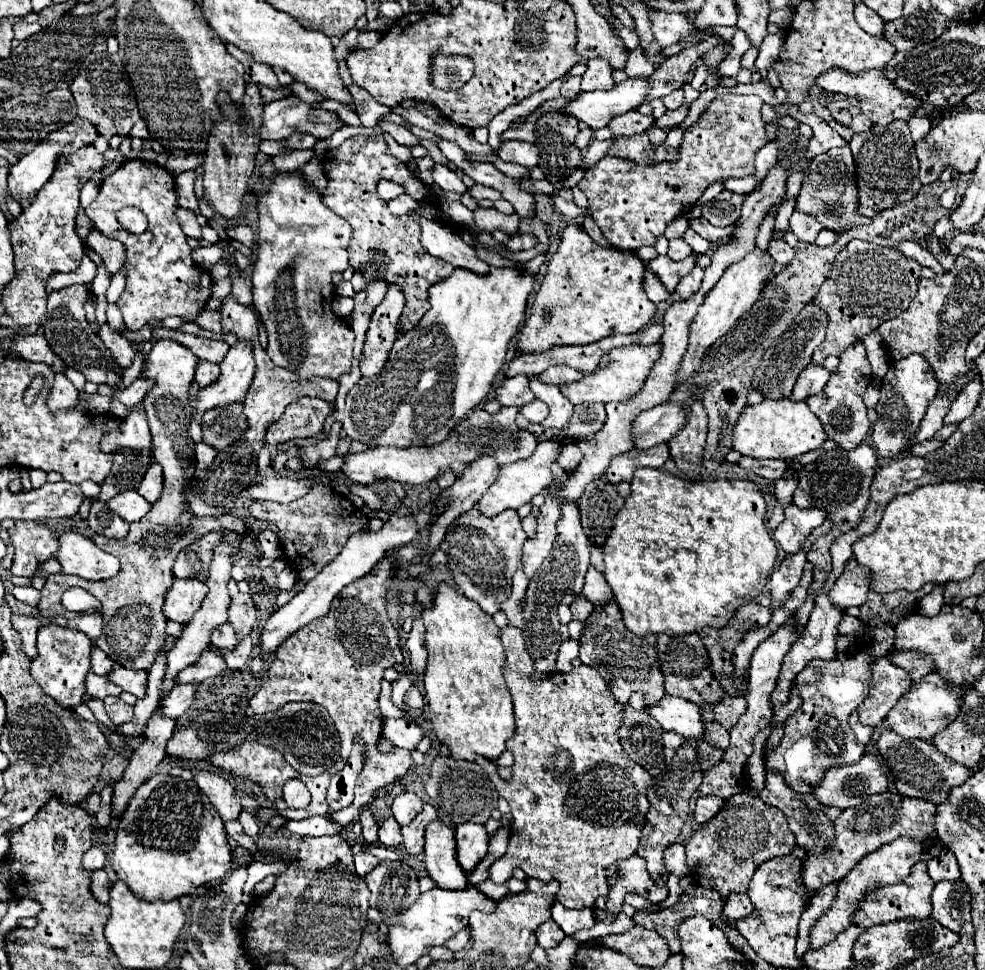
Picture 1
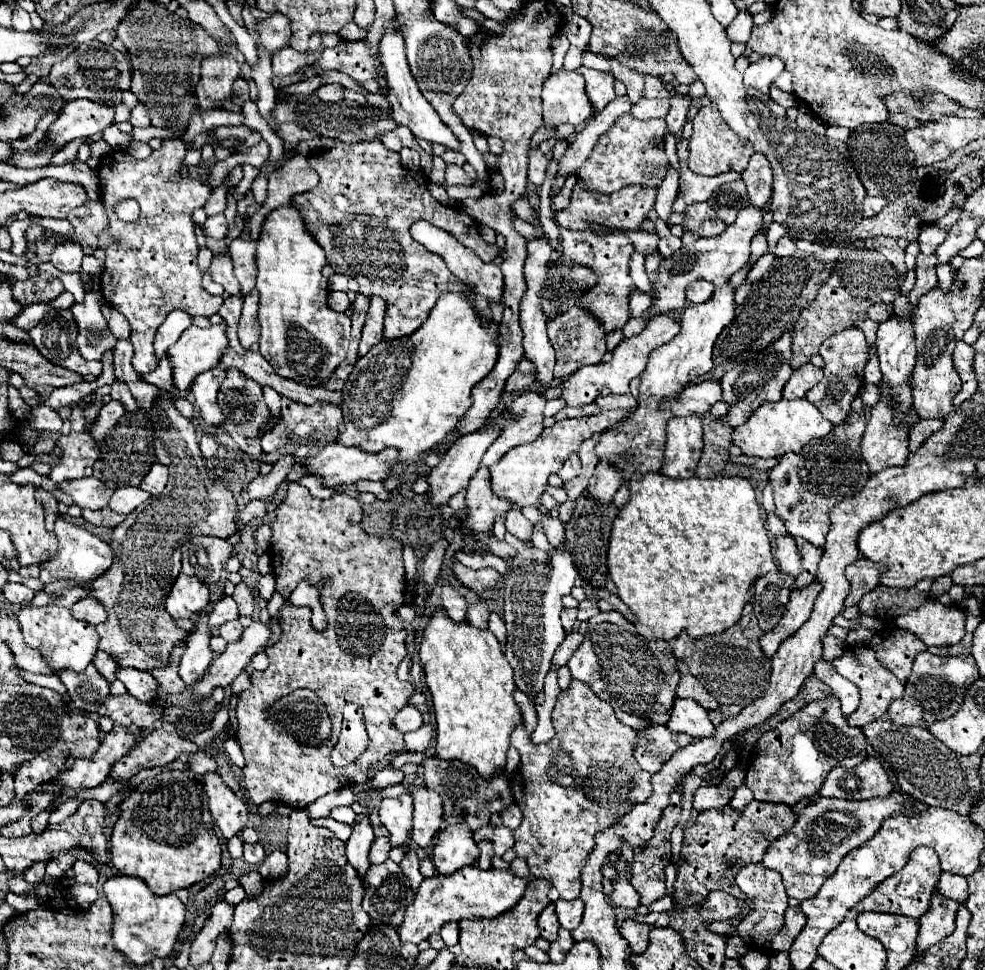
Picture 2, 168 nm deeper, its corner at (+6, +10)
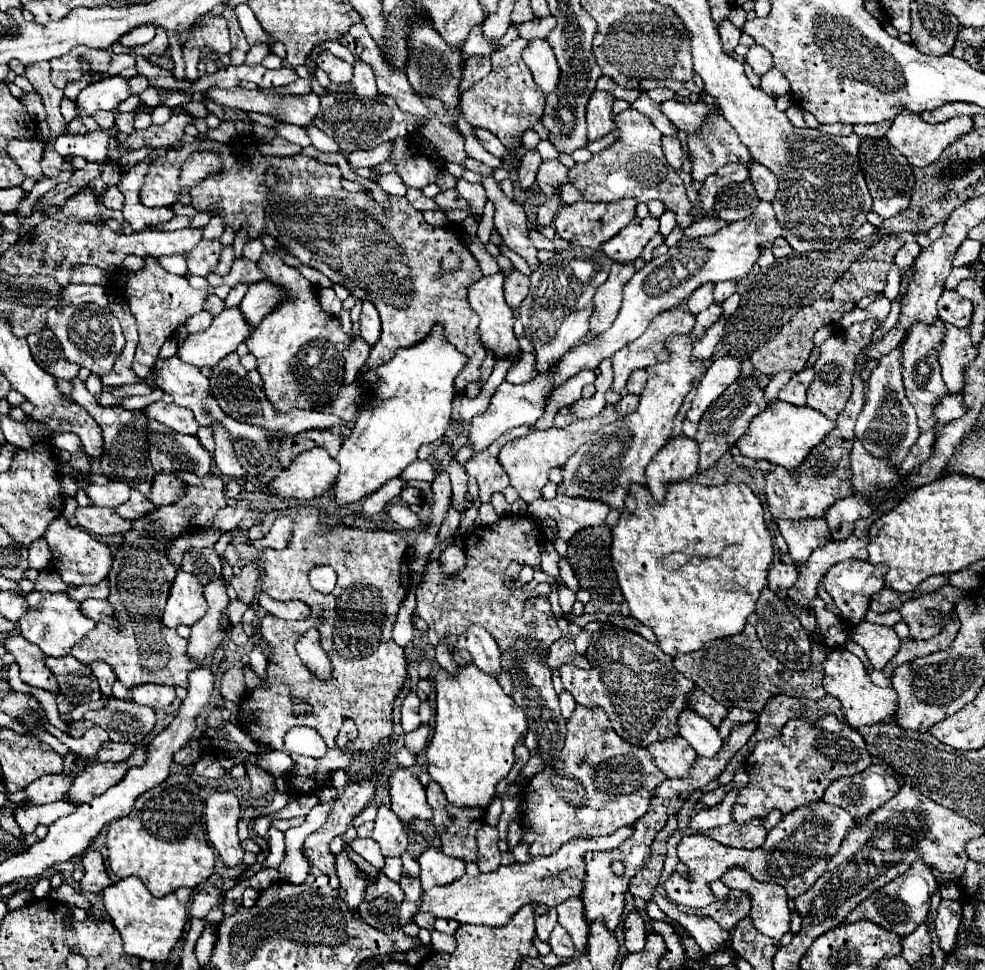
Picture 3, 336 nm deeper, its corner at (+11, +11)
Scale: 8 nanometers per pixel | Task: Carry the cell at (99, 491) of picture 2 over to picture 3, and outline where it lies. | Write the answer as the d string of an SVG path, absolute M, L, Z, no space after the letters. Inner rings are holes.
M111 481L107 485L89 485L85 489L91 497L91 501L99 507L117 507L131 497L131 487L123 481Z

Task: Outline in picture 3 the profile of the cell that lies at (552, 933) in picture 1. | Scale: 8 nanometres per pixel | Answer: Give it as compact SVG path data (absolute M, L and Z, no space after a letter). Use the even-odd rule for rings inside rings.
M535 909L535 933L541 941L549 939L549 933L557 925L557 909Z

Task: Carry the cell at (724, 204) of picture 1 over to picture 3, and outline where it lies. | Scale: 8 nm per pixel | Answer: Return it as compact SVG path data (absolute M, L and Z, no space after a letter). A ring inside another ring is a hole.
M751 181L729 183L721 187L715 197L715 209L719 217L727 223L747 219L753 213L753 209L757 207L757 203L759 203L759 197Z

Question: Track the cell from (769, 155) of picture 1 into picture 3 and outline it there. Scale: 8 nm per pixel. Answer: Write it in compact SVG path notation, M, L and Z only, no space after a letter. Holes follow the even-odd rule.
M753 161L751 165L751 177L749 177L757 189L759 199L773 201L777 195L777 175L771 173L767 167Z

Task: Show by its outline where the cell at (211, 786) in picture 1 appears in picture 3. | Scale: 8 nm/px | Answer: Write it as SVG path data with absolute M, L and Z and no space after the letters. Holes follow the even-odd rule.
M213 793L205 801L205 825L211 845L227 867L243 863L243 849L237 837L241 805L233 793Z

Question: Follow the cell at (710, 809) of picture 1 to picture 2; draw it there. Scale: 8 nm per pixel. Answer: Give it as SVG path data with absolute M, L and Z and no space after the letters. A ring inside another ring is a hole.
M728 774L720 786L700 786L696 792L694 792L694 808L698 812L704 812L704 810L710 810L710 808L722 808L726 806L732 796L734 796L734 790L740 786L742 778L732 778L734 774Z

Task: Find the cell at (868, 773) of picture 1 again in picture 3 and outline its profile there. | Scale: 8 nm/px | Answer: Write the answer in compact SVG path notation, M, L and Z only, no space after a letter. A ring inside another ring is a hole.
M871 765L865 773L857 773L857 777L841 777L841 781L833 781L823 795L823 801L845 809L855 821L861 821L895 797L899 789L901 787L893 775L881 773Z

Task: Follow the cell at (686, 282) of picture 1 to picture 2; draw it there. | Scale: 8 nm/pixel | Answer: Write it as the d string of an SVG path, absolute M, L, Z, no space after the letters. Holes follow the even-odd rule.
M698 278L686 288L686 298L690 302L706 302L710 298L712 290L714 290L714 286L710 282L706 282L704 278Z

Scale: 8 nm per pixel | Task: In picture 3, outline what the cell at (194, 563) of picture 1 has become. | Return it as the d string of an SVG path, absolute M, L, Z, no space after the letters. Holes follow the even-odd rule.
M213 547L191 549L185 555L183 571L195 575L201 585L207 585L209 581L213 581L213 577L221 575L221 557Z

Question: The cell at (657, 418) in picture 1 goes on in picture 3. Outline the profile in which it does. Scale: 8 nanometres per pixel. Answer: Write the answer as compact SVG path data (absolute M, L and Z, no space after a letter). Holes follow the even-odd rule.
M721 357L721 359L715 359L715 363L711 365L711 369L707 371L707 375L703 377L703 381L697 387L697 395L693 399L693 407L687 413L687 419L693 421L693 423L697 423L701 419L701 415L705 413L705 409L739 375L741 375L741 359L737 359L737 357Z

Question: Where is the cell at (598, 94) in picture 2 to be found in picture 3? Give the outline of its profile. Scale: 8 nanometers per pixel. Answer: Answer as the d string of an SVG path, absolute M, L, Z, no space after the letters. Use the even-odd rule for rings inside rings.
M595 91L587 105L587 131L589 141L597 141L605 137L609 131L615 129L611 107L613 107L613 95L607 91Z

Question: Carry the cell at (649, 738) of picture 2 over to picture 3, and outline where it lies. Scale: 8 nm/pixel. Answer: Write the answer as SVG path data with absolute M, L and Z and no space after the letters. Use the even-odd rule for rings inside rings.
M675 737L669 741L657 741L657 743L649 745L647 749L653 755L657 767L669 779L689 777L689 769L697 761L697 753L693 751L693 747L683 737Z

